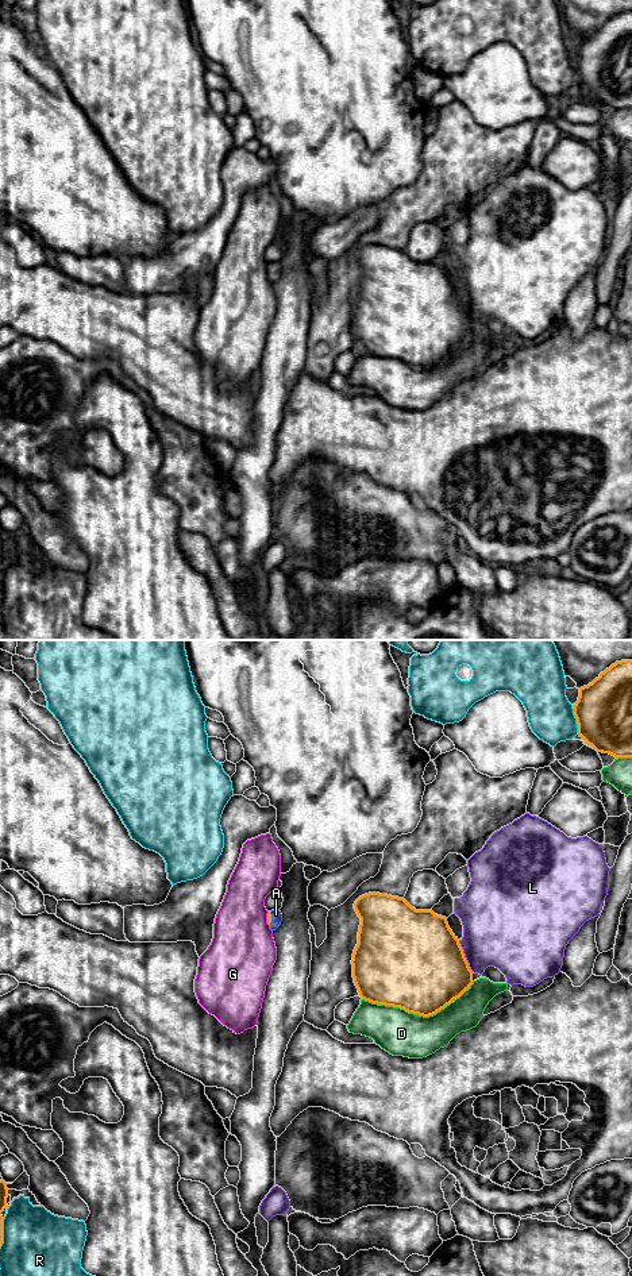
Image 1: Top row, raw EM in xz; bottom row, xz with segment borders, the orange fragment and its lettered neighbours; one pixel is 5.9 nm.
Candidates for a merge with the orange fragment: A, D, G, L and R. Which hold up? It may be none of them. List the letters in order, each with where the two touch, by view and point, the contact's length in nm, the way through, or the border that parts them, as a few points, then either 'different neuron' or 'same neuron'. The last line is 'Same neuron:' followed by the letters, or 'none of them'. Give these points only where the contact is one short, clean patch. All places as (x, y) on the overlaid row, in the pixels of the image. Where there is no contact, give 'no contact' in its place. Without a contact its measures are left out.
A: contact xz (270, 918); length 80 nm; way xz (269, 916), (270, 918), (276, 914); same neuron
D: contact xz (417, 1013); length 650 nm; different neuron
G: contact xz (268, 918); length 90 nm; different neuron
L: contact xz (463, 956); length 220 nm; different neuron
R: contact xz (577, 720); length 180 nm; different neuron
Same neuron: A

